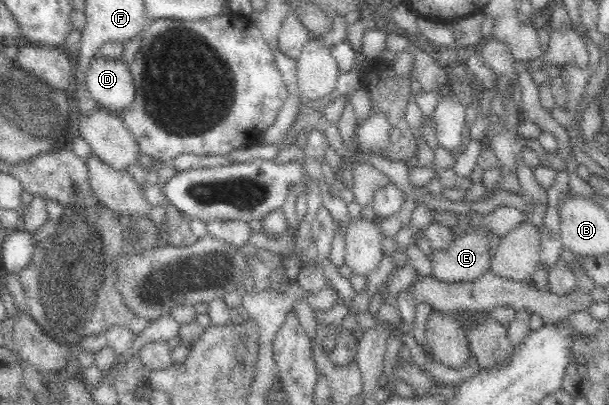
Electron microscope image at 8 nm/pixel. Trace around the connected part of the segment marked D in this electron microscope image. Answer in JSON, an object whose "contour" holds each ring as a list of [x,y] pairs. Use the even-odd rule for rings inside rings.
{"contour":[[[94,55],[84,78],[90,96],[119,114],[132,101],[134,82],[123,59]]]}

